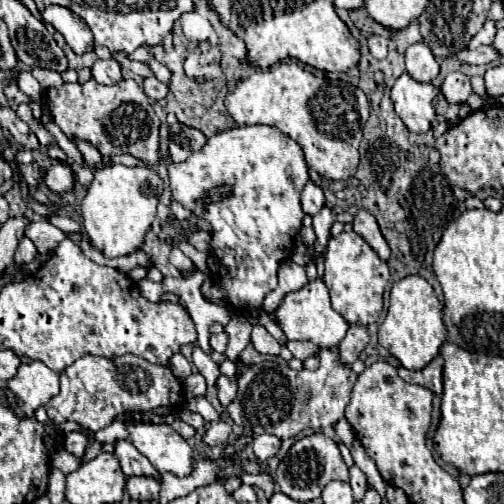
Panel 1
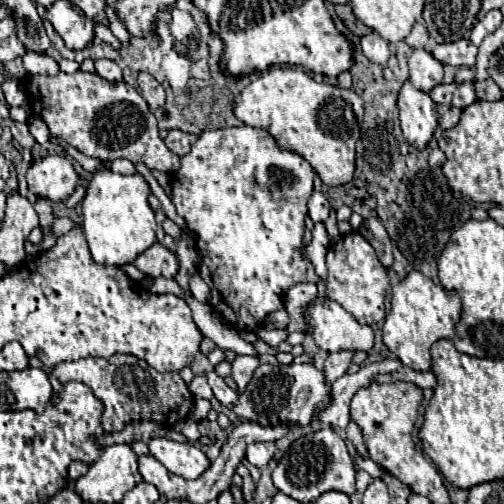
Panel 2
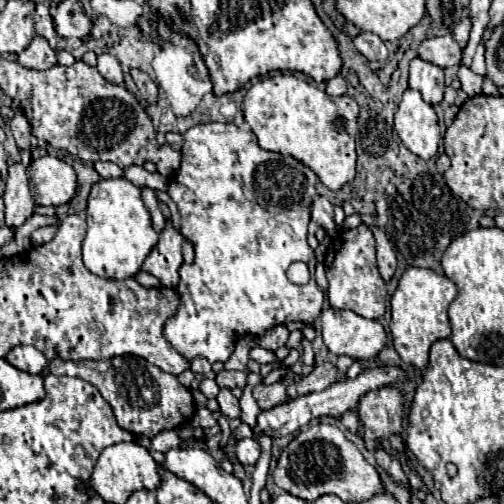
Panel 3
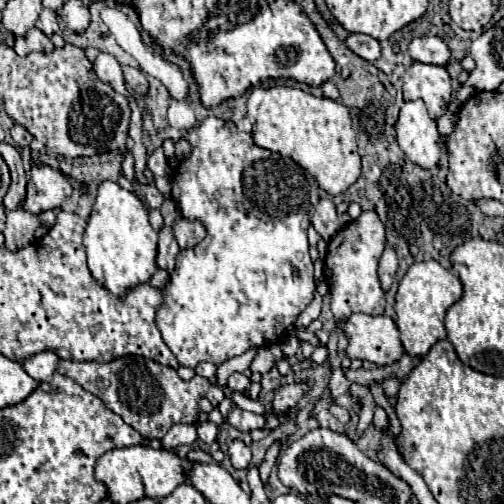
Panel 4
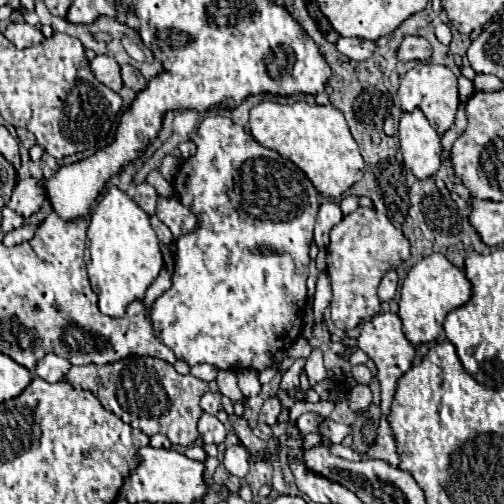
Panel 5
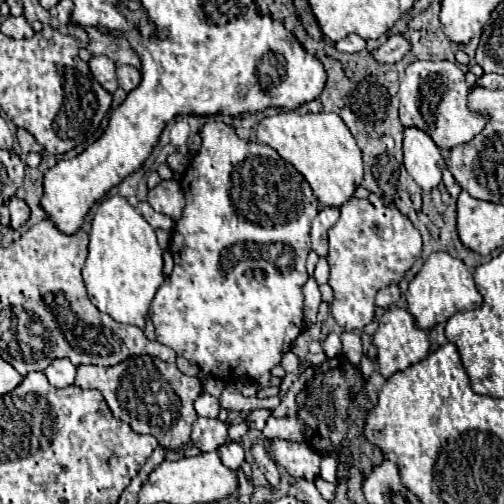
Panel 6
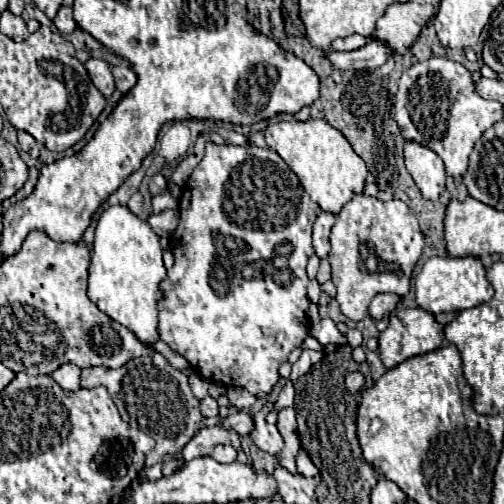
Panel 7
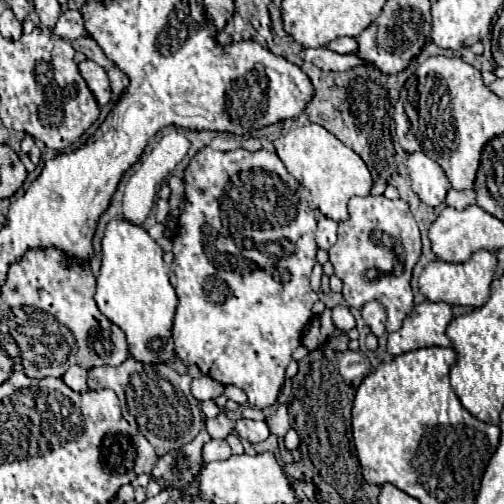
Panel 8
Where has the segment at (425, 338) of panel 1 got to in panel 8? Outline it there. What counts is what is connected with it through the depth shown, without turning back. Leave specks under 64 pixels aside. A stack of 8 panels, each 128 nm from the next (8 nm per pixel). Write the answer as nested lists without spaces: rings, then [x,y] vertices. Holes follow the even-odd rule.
[[[480,250],[480,252],[474,252],[462,264],[432,260],[430,264],[424,266],[424,270],[418,278],[418,288],[420,288],[420,294],[428,302],[446,302],[446,304],[460,304],[460,306],[480,308],[490,298],[490,282],[494,280],[494,276],[496,276],[496,258],[494,258],[494,254],[486,252],[486,250]]]

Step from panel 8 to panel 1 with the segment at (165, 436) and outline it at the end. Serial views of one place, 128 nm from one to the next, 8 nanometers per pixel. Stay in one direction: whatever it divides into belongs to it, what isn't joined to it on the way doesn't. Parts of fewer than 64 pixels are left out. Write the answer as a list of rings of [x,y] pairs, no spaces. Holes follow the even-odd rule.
[[[88,354],[60,372],[60,394],[54,396],[44,408],[54,424],[72,420],[90,432],[98,432],[112,424],[116,414],[126,410],[152,410],[158,406],[178,408],[182,402],[182,382],[174,378],[170,368],[148,364],[146,360],[132,354],[124,354],[120,358]]]

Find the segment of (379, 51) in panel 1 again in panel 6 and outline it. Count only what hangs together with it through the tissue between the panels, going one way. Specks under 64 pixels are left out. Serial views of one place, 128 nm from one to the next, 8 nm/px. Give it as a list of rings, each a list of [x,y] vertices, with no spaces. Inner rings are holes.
[[[348,34],[346,38],[338,40],[336,42],[336,50],[338,52],[348,52],[348,54],[354,54],[354,52],[362,52],[366,48],[366,40],[356,36],[356,34]]]

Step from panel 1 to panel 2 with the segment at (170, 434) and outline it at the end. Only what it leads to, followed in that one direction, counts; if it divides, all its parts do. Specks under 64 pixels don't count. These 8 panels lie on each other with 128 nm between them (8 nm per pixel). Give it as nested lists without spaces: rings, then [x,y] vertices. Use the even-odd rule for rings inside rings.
[[[152,438],[146,442],[150,454],[164,464],[164,468],[182,478],[198,478],[208,468],[208,458],[190,442],[176,442],[172,438]]]

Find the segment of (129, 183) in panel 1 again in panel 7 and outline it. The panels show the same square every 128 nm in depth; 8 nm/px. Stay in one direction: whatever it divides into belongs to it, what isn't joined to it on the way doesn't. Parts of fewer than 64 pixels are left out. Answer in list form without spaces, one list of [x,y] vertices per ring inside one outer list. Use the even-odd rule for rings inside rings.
[[[108,206],[96,226],[94,254],[88,266],[88,298],[112,320],[132,330],[138,340],[152,344],[158,338],[156,302],[160,298],[158,284],[164,276],[162,246],[150,224],[130,212],[128,206]]]

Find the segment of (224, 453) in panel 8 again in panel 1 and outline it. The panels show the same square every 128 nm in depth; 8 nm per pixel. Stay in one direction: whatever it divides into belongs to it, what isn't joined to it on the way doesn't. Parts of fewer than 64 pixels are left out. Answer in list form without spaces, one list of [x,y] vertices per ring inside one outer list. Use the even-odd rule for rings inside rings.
[[[260,434],[254,438],[254,454],[260,462],[266,462],[268,458],[272,458],[278,450],[280,450],[280,438],[272,436],[272,434]]]

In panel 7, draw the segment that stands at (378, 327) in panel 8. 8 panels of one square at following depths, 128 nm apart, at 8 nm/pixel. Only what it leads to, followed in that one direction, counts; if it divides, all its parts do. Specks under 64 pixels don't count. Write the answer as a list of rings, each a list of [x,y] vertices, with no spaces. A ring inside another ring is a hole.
[[[378,294],[370,304],[370,316],[374,320],[382,320],[384,316],[388,316],[396,310],[398,302],[400,302],[400,296],[396,296],[396,294]]]

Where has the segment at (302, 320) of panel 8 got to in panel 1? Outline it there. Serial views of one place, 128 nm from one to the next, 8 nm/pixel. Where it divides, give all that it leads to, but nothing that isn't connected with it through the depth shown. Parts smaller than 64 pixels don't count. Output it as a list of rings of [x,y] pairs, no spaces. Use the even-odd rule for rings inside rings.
[[[240,126],[208,138],[202,150],[192,152],[192,156],[182,164],[170,164],[168,172],[172,174],[170,188],[174,200],[212,224],[212,252],[228,268],[228,274],[224,278],[216,278],[216,282],[226,288],[228,304],[236,310],[242,310],[244,306],[262,308],[264,296],[276,288],[276,270],[280,262],[290,258],[294,238],[302,228],[304,212],[300,208],[300,192],[310,178],[300,146],[290,136],[272,126]],[[216,184],[230,184],[234,188],[232,196],[222,200],[220,206],[208,204],[202,208],[198,200],[206,196],[208,190]]]

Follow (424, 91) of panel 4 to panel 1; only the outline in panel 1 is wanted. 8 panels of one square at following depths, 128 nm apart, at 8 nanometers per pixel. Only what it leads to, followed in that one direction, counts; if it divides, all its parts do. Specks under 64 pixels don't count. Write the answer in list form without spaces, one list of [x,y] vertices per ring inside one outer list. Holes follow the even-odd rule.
[[[418,42],[406,48],[406,72],[416,82],[432,82],[438,70],[440,70],[440,64],[424,42]]]

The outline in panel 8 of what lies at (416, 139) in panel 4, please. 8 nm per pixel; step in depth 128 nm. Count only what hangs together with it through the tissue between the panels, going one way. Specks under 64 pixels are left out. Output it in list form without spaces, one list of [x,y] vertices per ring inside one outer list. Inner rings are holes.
[[[412,152],[408,154],[406,168],[412,180],[412,190],[424,204],[440,206],[446,200],[450,184],[440,164],[430,160],[424,152]]]

